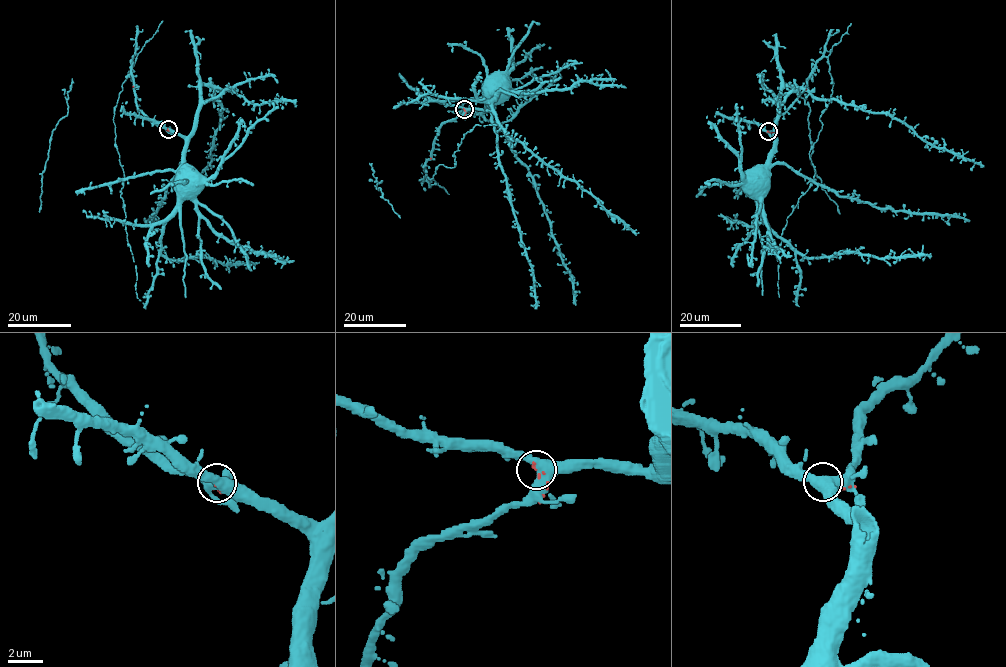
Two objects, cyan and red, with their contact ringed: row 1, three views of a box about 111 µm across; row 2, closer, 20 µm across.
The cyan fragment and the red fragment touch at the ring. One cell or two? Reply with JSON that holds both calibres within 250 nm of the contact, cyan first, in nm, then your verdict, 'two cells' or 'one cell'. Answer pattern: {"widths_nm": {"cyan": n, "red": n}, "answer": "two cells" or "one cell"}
{"widths_nm": {"cyan": 480, "red": 180}, "answer": "one cell"}

